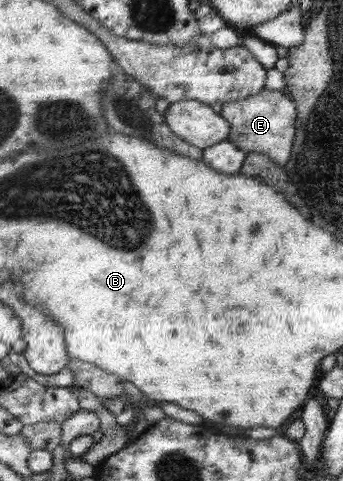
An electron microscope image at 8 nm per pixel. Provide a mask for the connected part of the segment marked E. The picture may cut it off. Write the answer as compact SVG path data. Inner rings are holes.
M260 90L240 102L226 102L221 114L231 125L228 140L248 153L267 154L276 164L284 166L290 162L291 150L294 148L296 124L296 106L286 92L276 90Z

